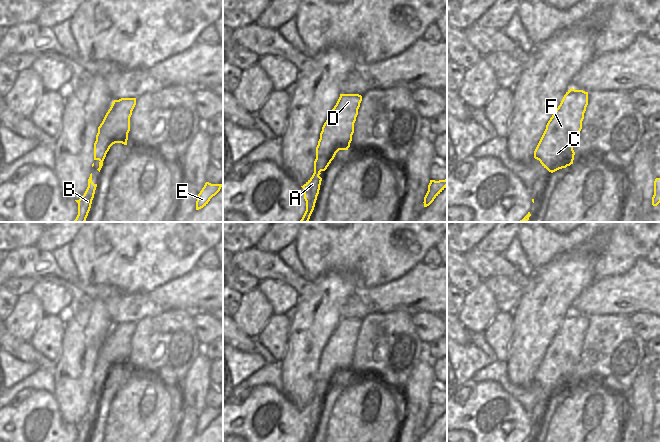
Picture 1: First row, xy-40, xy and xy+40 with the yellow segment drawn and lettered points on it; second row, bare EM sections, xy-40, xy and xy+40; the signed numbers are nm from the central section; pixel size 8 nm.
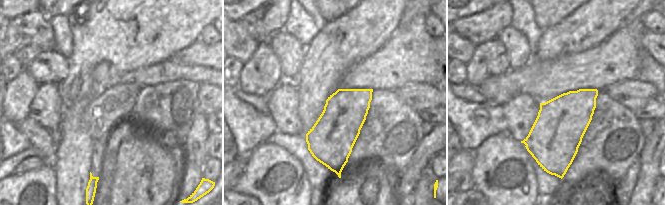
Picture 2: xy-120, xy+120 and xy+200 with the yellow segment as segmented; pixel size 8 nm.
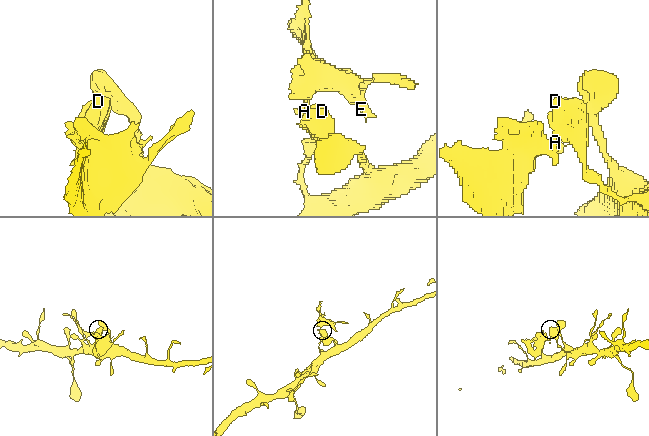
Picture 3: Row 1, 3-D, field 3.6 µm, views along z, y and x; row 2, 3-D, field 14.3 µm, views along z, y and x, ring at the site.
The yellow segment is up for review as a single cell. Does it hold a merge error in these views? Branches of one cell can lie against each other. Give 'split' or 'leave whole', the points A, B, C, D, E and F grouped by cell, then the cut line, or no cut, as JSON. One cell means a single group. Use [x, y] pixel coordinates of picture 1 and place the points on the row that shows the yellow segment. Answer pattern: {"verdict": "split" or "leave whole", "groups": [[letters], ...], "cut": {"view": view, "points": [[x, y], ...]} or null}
{"verdict": "split", "groups": [["A", "B", "E"], ["C", "D", "F"]], "cut": {"view": "xy", "points": [[314, 169], [319, 172]]}}

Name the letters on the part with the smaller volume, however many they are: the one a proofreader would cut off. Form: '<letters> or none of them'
A, B, E

